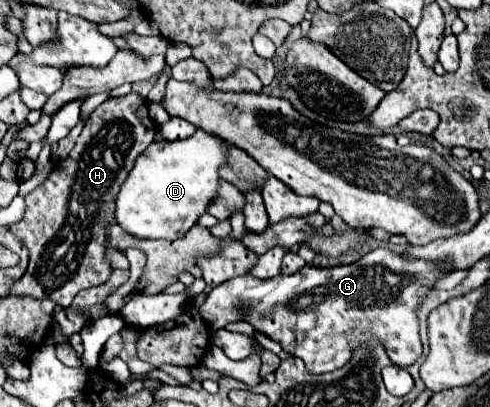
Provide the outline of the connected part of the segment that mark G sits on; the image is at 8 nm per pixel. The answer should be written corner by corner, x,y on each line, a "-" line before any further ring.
376,248
348,266
316,268
306,264
296,274
270,280
236,276
216,286
200,312
212,330
236,320
250,322
256,330
278,340
286,352
302,358
310,374
344,366
352,350
368,336
380,336
396,366
410,366
422,354
414,310
438,278
438,268
430,262
404,260
402,254

